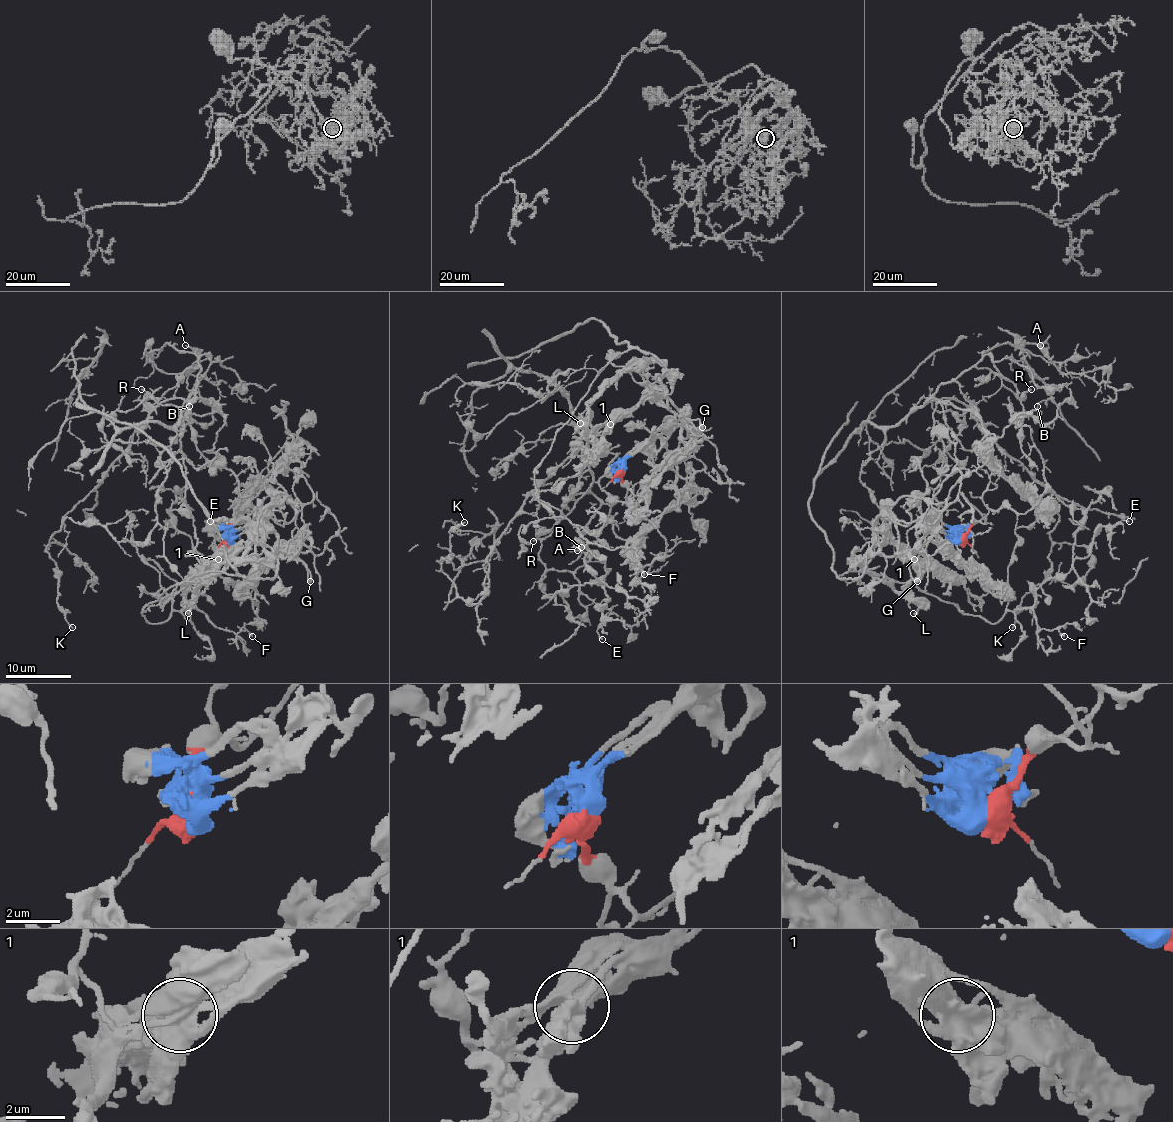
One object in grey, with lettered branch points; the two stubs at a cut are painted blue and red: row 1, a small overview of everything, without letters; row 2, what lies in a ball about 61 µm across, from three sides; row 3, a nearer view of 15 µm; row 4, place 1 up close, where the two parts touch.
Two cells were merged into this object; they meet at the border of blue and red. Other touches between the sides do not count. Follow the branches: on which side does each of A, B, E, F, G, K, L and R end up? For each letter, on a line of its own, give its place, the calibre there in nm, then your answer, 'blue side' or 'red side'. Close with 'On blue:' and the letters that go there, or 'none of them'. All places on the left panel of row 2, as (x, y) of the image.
A: place (185, 345); calibre 150 nm; red side
B: place (189, 406); calibre 120 nm; red side
E: place (210, 521); calibre 140 nm; blue side
F: place (252, 636); calibre 280 nm; blue side
G: place (310, 581); calibre 320 nm; blue side
K: place (72, 627); calibre 140 nm; red side
L: place (188, 613); calibre 200 nm; blue side
R: place (141, 389); calibre 130 nm; red side
On blue: E, F, G, L

